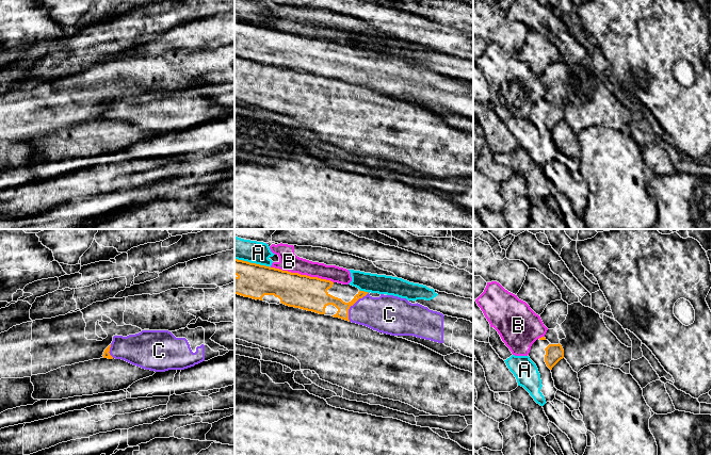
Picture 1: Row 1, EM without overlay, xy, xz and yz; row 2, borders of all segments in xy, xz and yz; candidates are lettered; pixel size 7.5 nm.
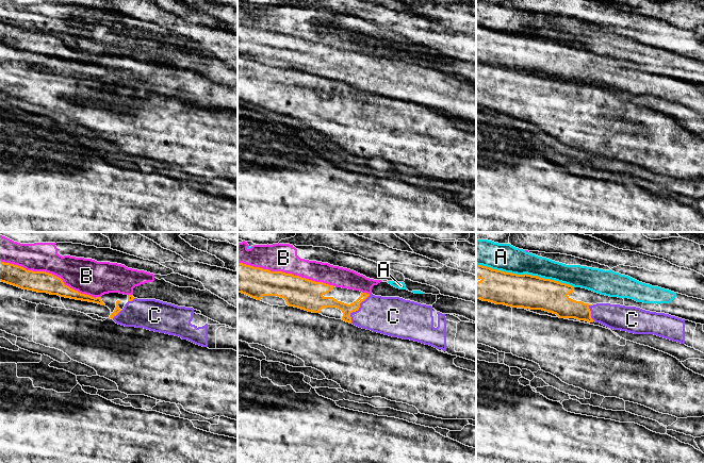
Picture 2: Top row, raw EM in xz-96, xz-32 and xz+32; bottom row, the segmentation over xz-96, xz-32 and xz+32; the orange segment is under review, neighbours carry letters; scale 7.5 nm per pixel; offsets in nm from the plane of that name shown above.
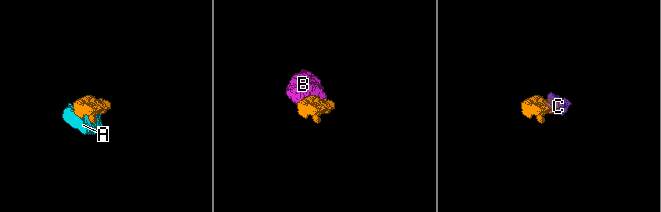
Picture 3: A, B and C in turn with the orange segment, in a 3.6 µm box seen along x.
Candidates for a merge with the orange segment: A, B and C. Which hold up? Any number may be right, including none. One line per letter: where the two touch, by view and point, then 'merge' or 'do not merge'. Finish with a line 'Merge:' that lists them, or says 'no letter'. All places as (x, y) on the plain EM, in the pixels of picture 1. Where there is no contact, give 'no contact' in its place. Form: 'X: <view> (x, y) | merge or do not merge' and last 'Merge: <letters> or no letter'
A: xz (253, 25) | do not merge
B: xz (302, 36) | do not merge
C: xz (352, 66) | merge
Merge: C

